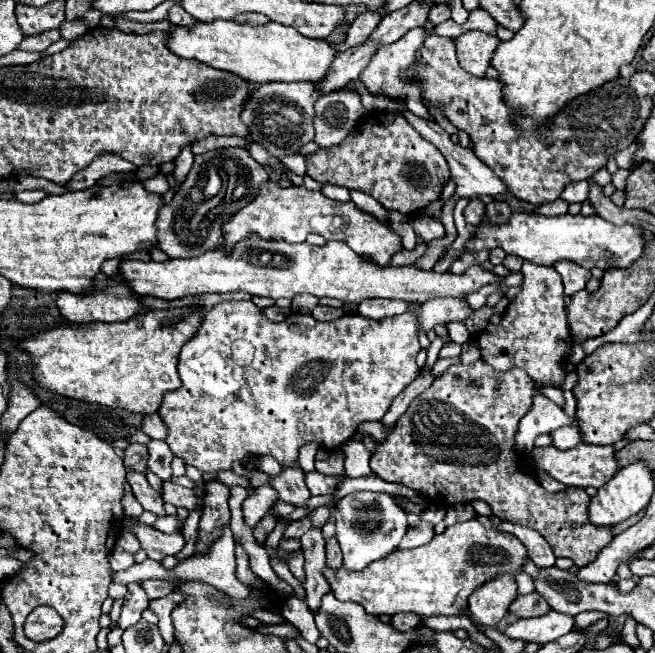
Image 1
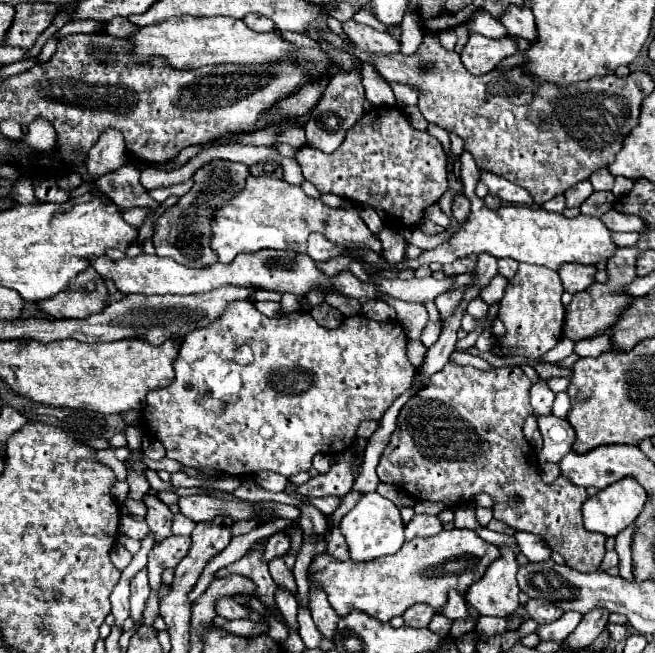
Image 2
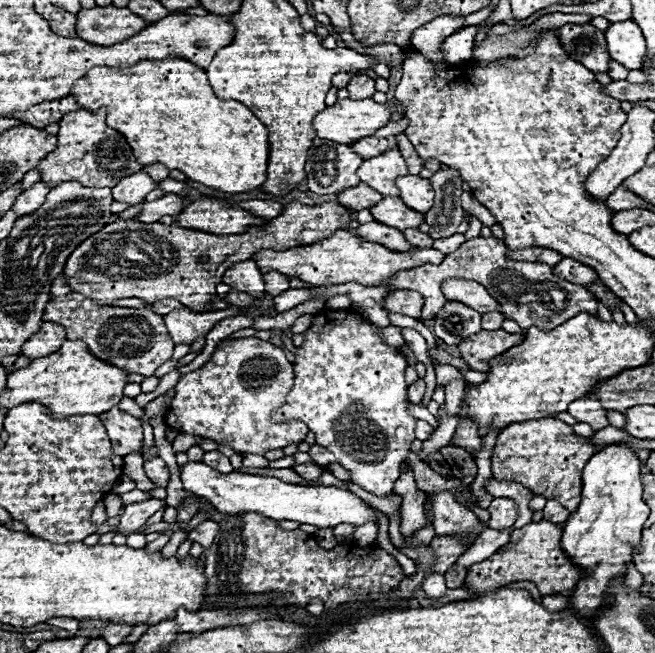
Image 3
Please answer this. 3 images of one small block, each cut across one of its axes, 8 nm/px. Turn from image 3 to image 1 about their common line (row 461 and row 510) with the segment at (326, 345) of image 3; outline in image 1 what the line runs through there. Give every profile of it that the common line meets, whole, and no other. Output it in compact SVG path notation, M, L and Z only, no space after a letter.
M352 492L338 500L336 504L336 540L344 554L346 570L364 570L370 562L386 558L396 550L402 536L408 530L406 512L394 502L390 494L384 492Z

